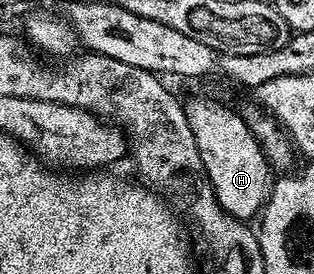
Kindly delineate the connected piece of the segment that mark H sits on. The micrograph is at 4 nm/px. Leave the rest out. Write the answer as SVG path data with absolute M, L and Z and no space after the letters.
M192 98L183 103L183 108L188 114L190 132L194 132L194 144L198 144L198 156L202 156L218 204L232 218L255 219L270 193L270 167L243 113L235 114L230 107L208 98Z

